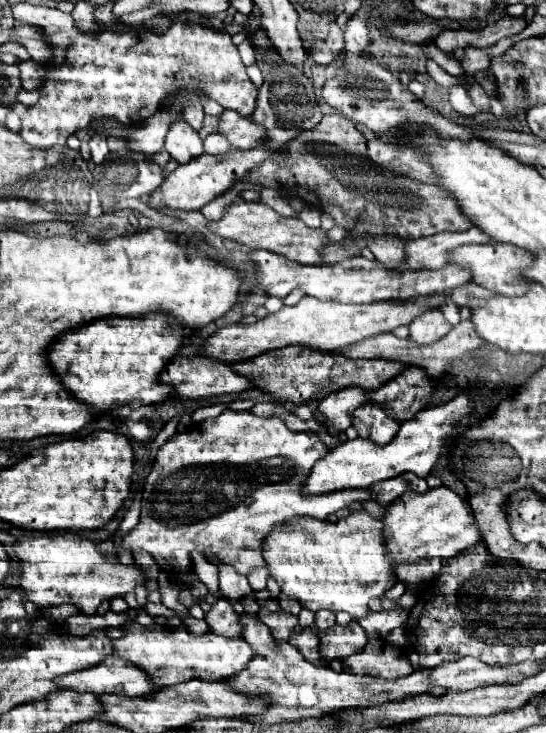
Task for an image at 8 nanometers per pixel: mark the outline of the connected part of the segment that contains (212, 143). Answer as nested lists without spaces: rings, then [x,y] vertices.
[[[211,132],[207,138],[205,138],[205,152],[229,152],[231,144],[229,140],[221,134],[221,132]]]

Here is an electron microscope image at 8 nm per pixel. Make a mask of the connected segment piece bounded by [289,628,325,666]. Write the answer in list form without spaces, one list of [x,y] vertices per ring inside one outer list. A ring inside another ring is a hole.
[[[303,628],[303,632],[301,632],[301,634],[293,634],[293,636],[289,638],[289,642],[299,648],[299,652],[305,656],[305,660],[325,666],[325,662],[321,662],[319,654],[317,654],[319,638],[317,638],[317,634],[315,634],[313,628]]]

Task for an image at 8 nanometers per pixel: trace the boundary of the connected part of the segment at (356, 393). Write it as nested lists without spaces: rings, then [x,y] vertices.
[[[345,388],[331,392],[331,396],[323,398],[315,410],[317,420],[329,420],[337,430],[347,430],[353,420],[353,412],[365,404],[367,392],[363,388]]]

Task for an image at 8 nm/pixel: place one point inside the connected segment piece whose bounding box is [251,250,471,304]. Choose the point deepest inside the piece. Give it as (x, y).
(358, 280)

